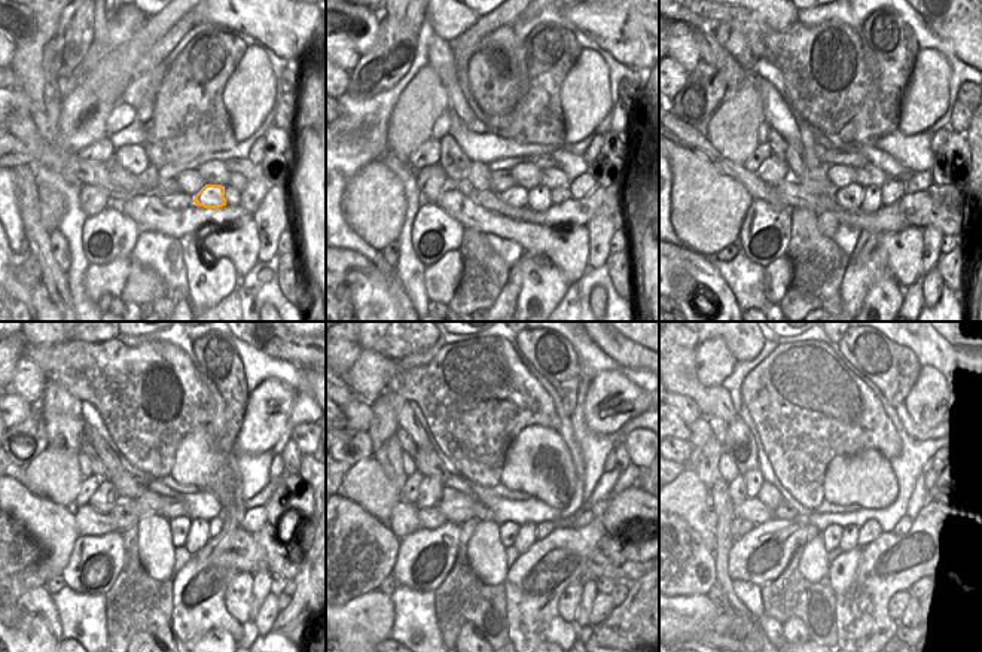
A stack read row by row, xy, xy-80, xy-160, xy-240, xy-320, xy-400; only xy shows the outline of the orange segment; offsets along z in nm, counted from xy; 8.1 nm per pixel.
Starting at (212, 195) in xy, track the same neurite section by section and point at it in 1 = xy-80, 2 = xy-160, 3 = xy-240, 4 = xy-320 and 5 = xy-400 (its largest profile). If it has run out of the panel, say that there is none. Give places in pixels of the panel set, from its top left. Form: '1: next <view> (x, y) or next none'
1: next xy-80 (539, 198)
2: next xy-160 (871, 203)
3: next xy-240 (198, 536)
4: next xy-320 (525, 538)
5: next xy-400 (853, 542)

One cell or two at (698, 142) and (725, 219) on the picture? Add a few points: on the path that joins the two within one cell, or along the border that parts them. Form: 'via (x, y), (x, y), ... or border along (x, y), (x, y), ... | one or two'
border along (674, 142), (703, 154), (731, 176) | two

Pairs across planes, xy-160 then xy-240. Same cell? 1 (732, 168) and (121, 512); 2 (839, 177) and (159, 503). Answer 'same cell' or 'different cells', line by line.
1: different cells
2: same cell

